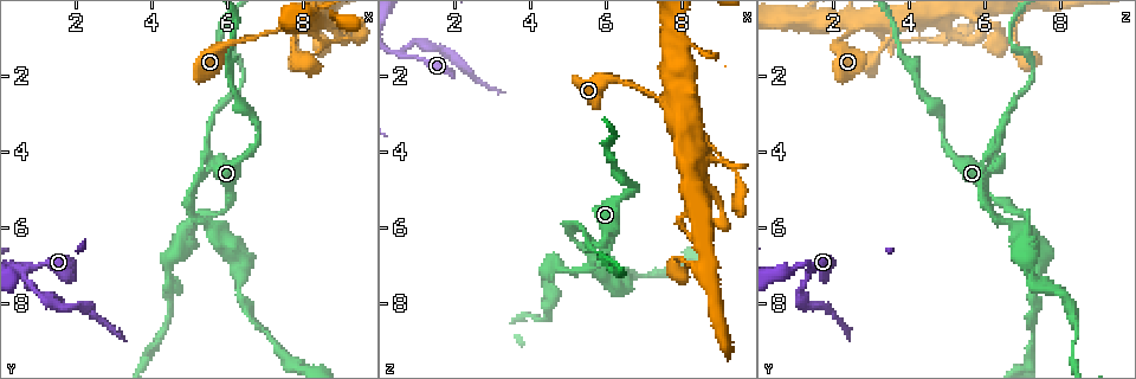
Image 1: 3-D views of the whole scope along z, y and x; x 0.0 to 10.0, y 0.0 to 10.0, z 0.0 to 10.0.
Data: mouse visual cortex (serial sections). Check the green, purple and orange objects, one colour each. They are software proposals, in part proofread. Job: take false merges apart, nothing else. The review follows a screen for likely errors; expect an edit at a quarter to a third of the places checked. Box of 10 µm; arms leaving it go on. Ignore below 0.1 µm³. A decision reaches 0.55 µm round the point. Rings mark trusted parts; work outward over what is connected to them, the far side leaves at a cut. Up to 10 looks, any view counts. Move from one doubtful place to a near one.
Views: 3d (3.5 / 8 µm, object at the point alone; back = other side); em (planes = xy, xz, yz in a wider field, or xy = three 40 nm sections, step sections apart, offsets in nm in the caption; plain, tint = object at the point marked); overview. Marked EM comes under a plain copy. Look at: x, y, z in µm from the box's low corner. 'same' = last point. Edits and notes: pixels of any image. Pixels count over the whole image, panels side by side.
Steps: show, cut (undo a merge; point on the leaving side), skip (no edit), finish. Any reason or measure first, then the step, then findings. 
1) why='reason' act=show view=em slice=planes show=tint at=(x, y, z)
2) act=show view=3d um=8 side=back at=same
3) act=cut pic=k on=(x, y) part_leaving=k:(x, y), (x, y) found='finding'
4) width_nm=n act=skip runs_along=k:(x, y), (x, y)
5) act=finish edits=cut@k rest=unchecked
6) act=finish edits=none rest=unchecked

why='sharp bend' act=show view=3d um=3.5 at=(0.70, 7.20, 1.35)

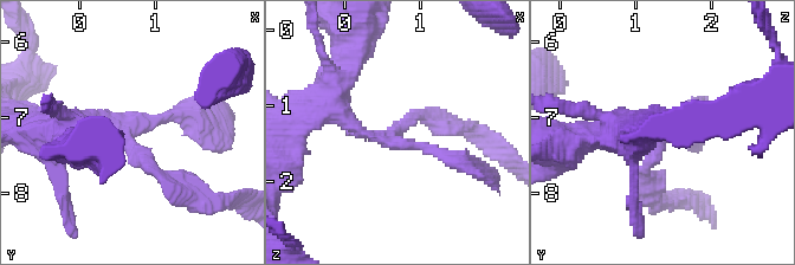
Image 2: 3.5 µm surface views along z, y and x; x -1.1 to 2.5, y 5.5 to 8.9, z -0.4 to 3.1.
act=show view=em slice=xy step=3 show=tint at=(0.65, 7.20, 1.40)

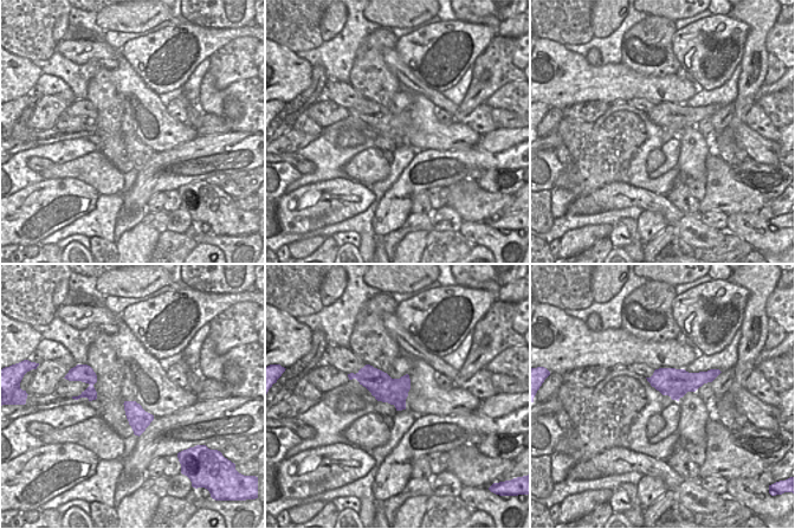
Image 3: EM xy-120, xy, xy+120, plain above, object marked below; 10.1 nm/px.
act=cut pic=2 on=(652, 189) found='two cells meet here'

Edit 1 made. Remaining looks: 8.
act=show view=overview

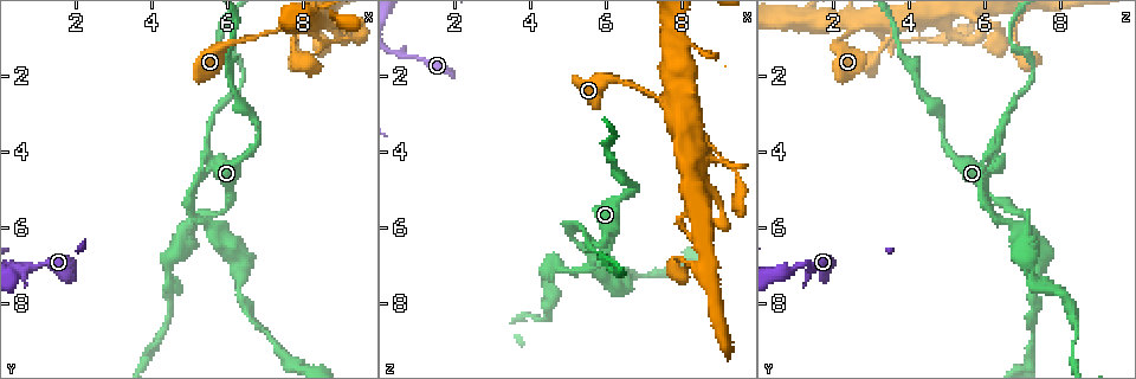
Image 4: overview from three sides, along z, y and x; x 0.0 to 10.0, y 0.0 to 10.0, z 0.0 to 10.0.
why='abrupt turn' act=show view=3d um=3.5 at=(5.50, 3.85, 6.15)

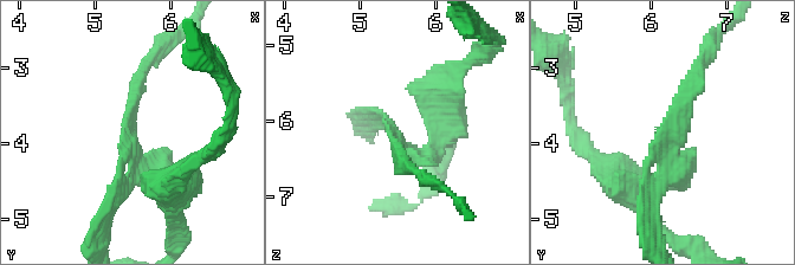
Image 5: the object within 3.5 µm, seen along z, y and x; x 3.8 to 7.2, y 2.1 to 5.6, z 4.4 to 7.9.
act=show view=em slice=planes show=tint at=(5.45, 3.85, 6.25)

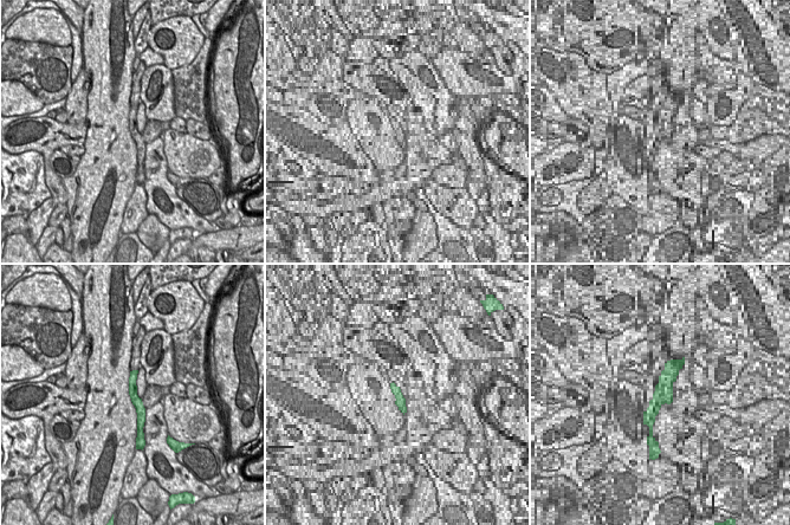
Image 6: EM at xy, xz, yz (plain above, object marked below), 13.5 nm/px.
act=cut pic=5 on=(673, 116) part_leaving=5:(139, 180), (103, 209), (96, 246) found='a second cell is stuck on'

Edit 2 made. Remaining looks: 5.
why='four-way junction' act=show view=3d um=3.5 at=(7.75, 0.65, 2.60)

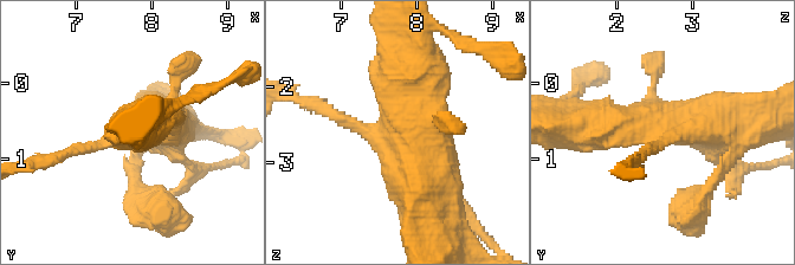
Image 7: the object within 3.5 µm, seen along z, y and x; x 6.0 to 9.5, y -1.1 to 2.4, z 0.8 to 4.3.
act=show view=em slice=xy step=2 show=tint at=(7.65, 0.65, 2.60)

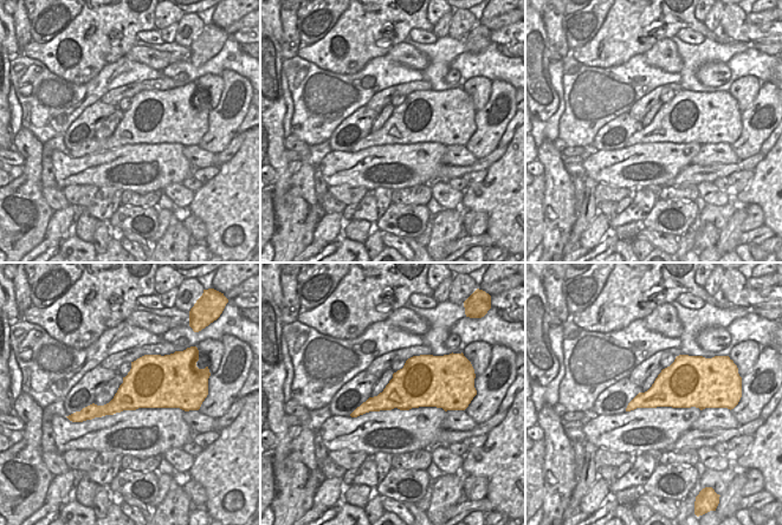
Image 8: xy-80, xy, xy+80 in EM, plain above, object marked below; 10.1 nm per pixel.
act=skip runs_along=7:(324, 109), (408, 142), (422, 198) found='one cell here'

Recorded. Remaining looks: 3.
why='thick turns thin' act=show view=3d um=8 at=(8.75, 0.65, 4.25)

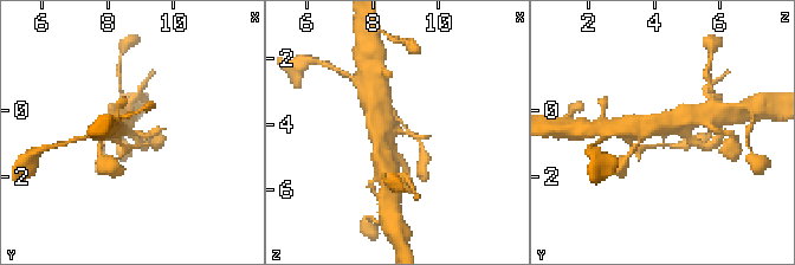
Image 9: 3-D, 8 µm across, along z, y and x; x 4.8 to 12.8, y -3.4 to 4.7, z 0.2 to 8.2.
act=show view=em slice=planes show=tint at=same

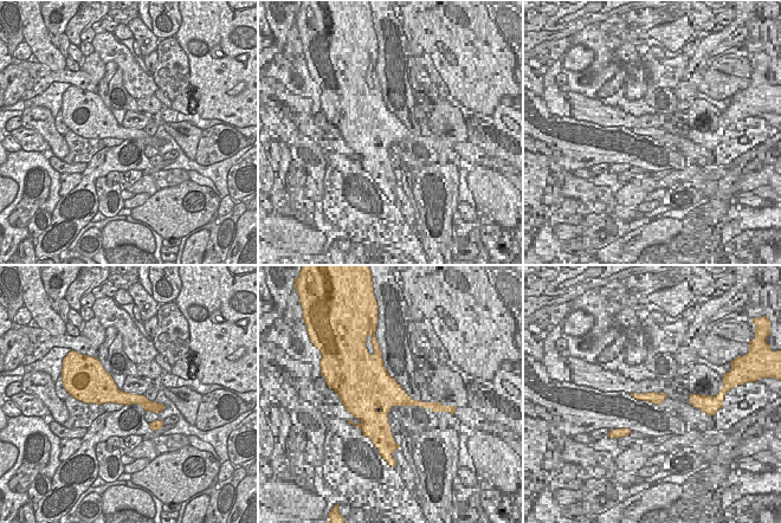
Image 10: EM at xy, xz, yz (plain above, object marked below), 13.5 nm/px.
width_nm=280 act=cut pic=9 on=(422, 154) found='two cells meet here'

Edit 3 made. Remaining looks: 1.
act=finish edits=cut@2,cut@5,cut@9 rest=unchecked

